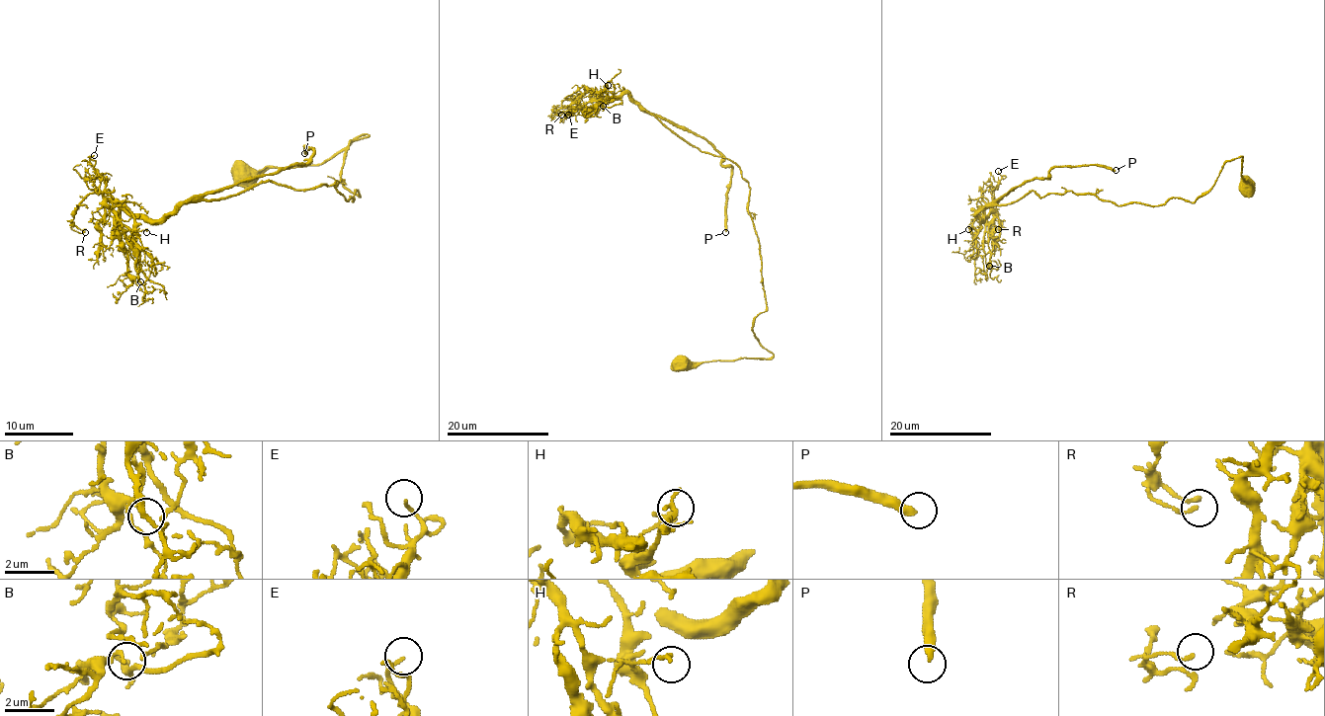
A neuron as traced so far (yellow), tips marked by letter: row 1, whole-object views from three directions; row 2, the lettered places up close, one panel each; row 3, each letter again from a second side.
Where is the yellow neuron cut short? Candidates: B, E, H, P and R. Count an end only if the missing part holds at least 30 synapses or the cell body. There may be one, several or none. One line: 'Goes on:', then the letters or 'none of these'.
Goes on: P

